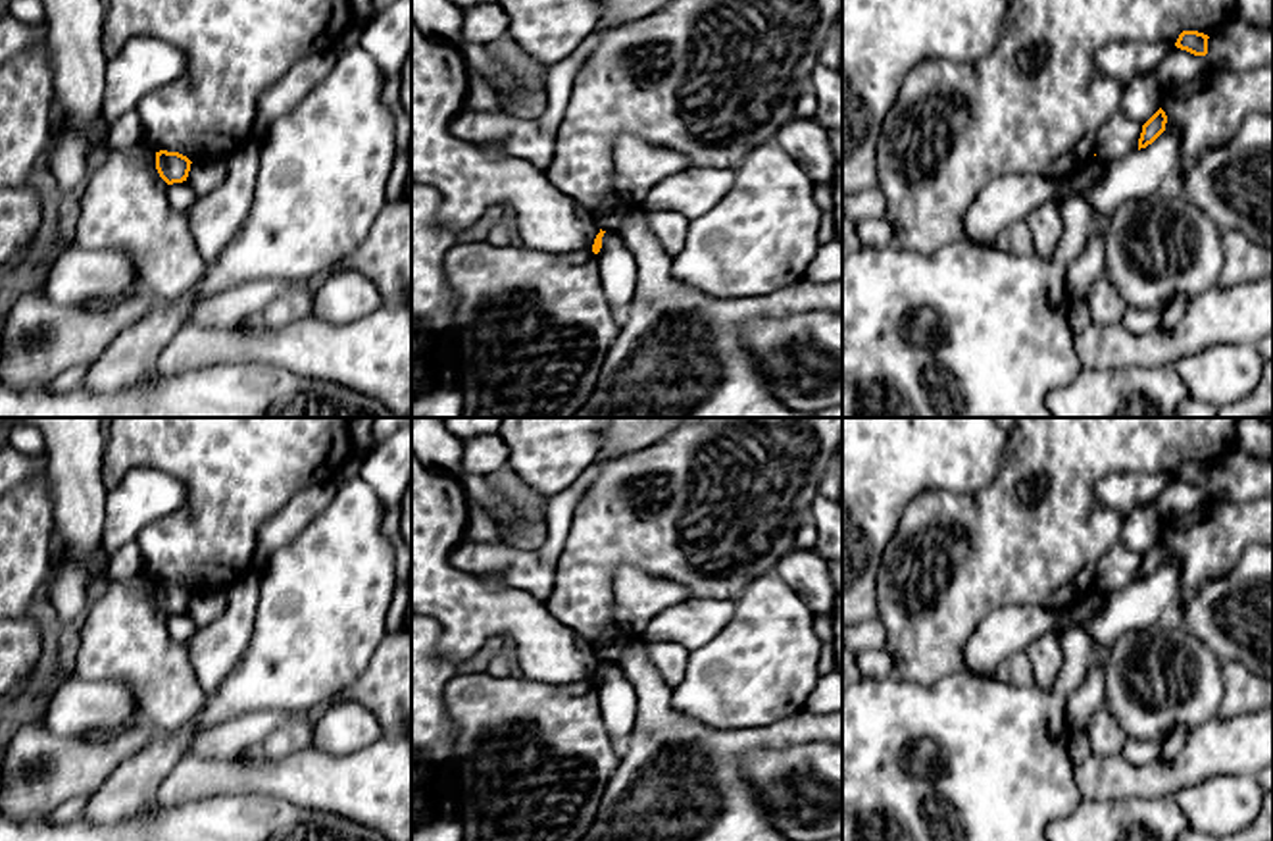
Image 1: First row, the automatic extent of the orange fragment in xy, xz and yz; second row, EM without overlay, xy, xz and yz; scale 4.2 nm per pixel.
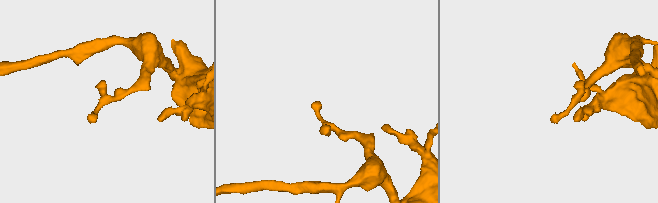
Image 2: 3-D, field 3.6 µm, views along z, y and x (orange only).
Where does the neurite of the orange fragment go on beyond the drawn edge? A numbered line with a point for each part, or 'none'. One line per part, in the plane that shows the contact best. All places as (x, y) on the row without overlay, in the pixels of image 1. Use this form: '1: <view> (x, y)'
none

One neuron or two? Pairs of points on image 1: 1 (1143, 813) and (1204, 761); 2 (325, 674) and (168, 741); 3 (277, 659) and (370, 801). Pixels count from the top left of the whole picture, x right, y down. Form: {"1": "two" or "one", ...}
{"1": "two", "2": "one", "3": "two"}

